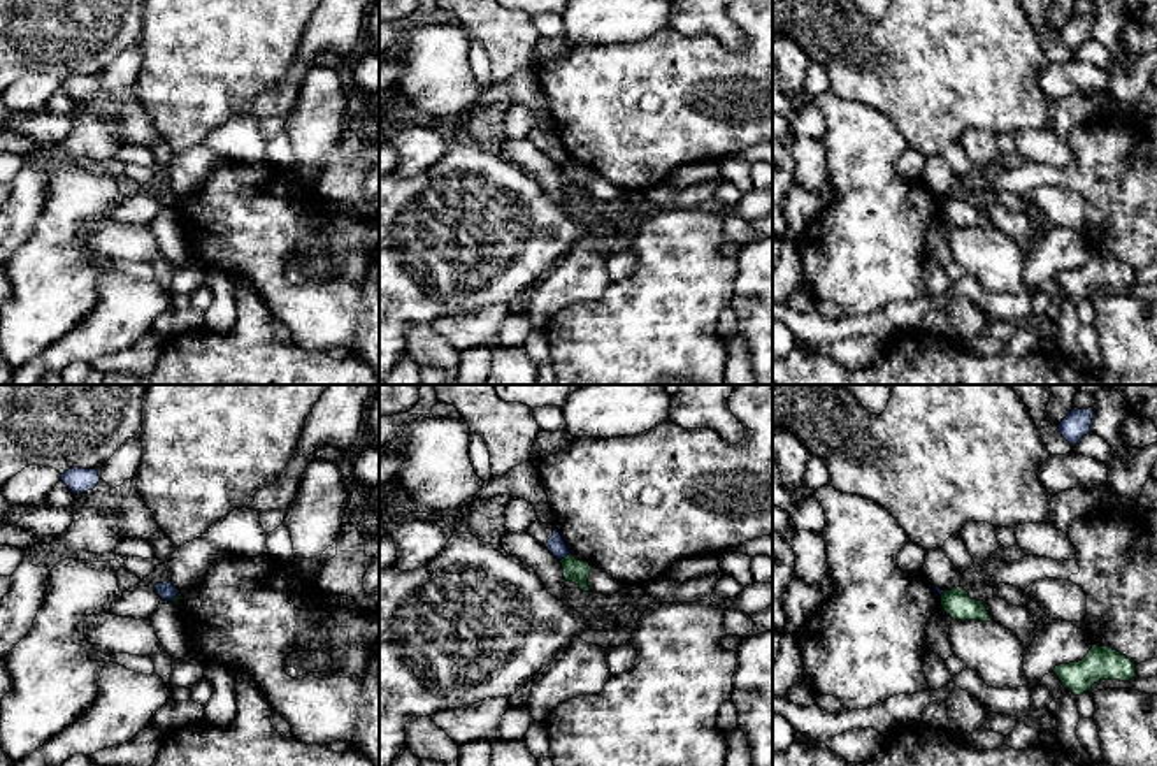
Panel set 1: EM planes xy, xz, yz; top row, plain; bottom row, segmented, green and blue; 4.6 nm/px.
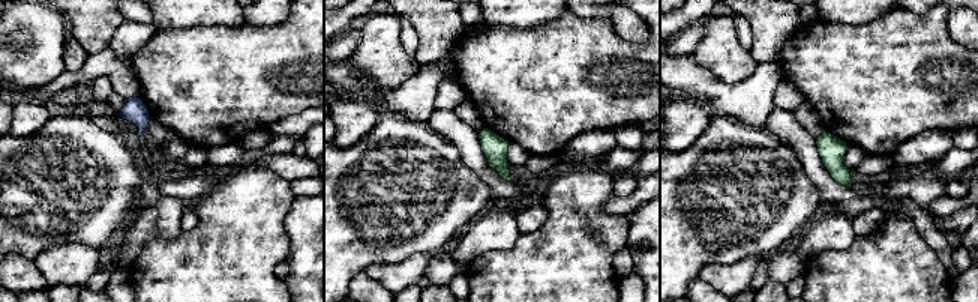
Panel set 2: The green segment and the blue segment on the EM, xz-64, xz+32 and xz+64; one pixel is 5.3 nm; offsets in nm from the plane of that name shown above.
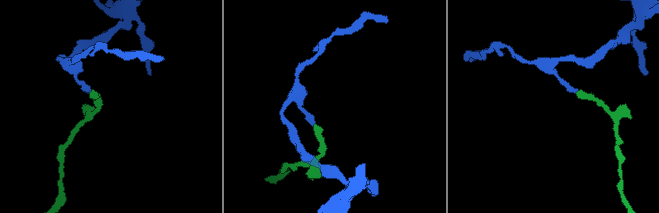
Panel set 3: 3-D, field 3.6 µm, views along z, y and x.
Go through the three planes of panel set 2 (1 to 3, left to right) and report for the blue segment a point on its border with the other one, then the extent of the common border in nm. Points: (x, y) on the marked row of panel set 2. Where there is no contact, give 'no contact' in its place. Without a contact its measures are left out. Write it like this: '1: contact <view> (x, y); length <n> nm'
1: no contact
2: no contact
3: no contact

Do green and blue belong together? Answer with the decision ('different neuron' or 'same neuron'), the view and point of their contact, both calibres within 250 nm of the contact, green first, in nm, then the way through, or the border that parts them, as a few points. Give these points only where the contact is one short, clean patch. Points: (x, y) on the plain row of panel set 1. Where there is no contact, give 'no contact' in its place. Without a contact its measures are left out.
different neuron | xz (566, 164) | 110/80 nm | along xz (569, 158), (560, 167)

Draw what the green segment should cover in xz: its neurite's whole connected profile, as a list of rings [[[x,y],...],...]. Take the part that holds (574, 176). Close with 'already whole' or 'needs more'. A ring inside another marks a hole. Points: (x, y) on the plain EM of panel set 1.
[[[569,160],[565,165],[560,167],[564,176],[565,188],[576,190],[583,199],[590,199],[588,184],[592,172],[588,169],[583,169],[576,165],[572,160]]] | already whole

